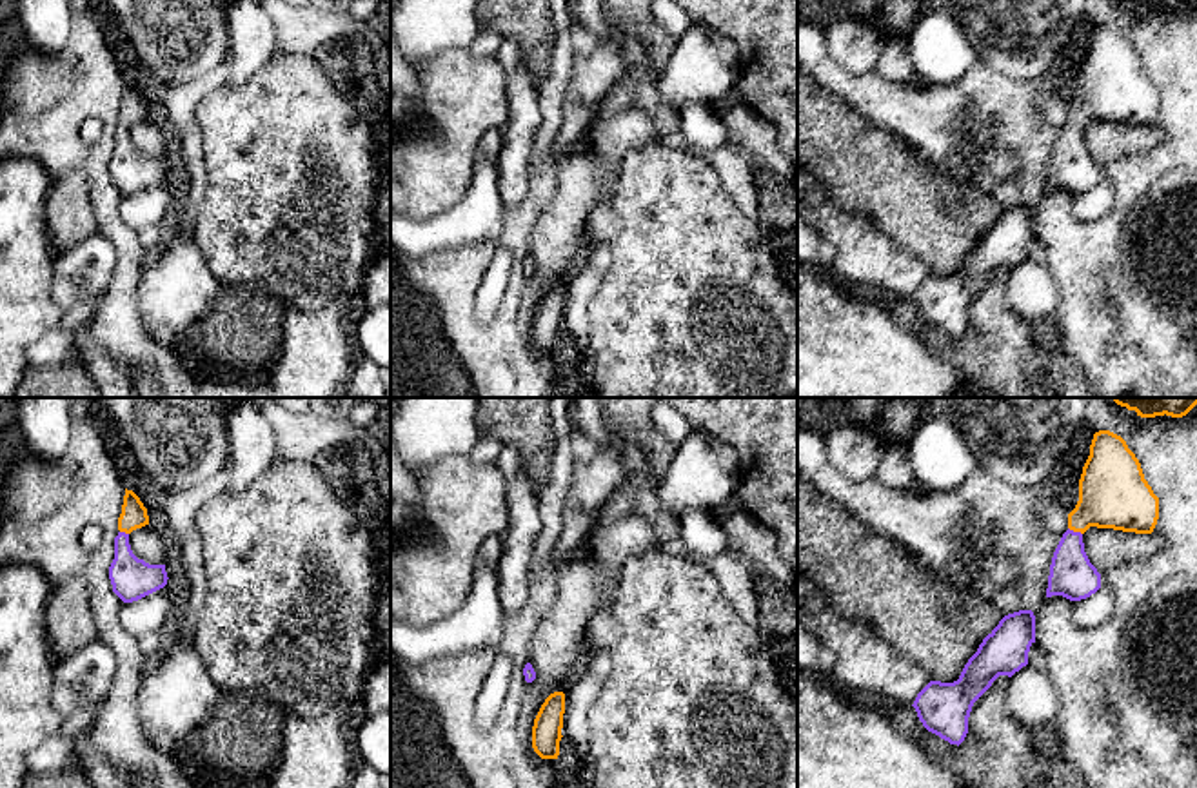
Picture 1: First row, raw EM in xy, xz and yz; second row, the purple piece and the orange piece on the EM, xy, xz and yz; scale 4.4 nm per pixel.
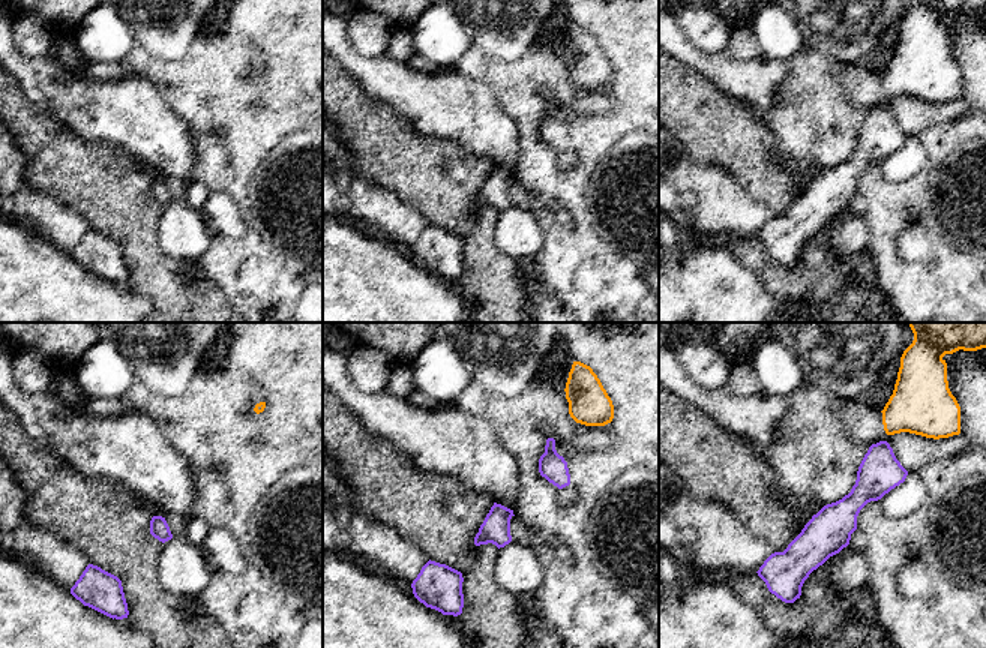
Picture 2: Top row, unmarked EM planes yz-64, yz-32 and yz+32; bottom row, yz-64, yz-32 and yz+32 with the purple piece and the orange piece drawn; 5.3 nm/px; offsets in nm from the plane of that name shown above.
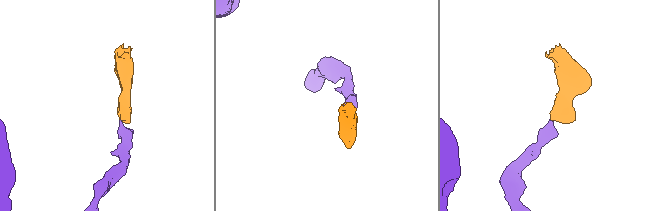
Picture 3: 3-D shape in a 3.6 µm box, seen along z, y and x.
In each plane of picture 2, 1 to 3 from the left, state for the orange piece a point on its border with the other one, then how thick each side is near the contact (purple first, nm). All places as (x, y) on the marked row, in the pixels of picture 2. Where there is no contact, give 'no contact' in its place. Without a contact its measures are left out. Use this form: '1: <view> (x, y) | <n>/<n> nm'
1: no contact
2: no contact
3: no contact

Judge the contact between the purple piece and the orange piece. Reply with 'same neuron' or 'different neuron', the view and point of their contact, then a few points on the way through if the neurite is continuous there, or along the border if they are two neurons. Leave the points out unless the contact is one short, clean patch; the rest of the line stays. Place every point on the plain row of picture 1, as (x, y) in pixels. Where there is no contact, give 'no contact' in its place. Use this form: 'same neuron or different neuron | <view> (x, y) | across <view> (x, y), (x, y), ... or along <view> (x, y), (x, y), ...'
same neuron | yz (1076, 126) | across yz (1072, 169), (1076, 126), (1114, 88)

